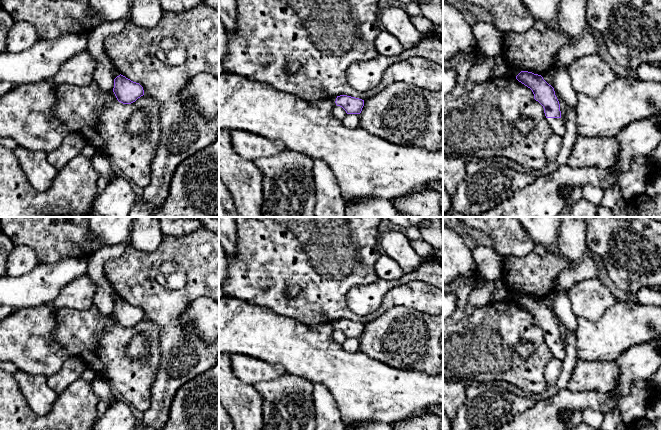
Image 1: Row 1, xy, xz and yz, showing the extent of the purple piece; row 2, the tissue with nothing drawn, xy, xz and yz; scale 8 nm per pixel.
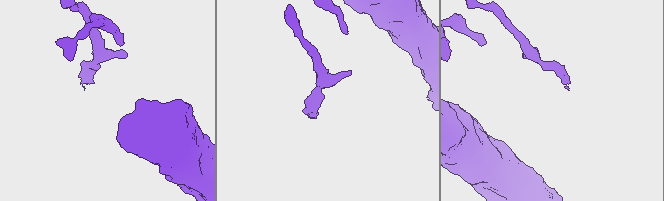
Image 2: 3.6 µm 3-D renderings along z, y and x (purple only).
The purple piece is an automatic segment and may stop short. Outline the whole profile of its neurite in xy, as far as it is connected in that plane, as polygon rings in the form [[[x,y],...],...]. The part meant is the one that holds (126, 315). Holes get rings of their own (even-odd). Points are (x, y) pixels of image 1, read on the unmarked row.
[[[123,299],[114,303],[113,316],[117,324],[123,328],[131,328],[144,319],[143,311]]]

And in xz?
[[[347,319],[333,320],[330,323],[333,330],[342,331],[347,338],[360,338],[364,330],[364,324]]]

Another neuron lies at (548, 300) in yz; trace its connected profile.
[[[553,291],[551,293],[549,293],[548,295],[546,295],[545,297],[541,298],[541,300],[543,301],[543,303],[554,312],[553,306],[554,306],[554,299],[556,296],[556,292]]]

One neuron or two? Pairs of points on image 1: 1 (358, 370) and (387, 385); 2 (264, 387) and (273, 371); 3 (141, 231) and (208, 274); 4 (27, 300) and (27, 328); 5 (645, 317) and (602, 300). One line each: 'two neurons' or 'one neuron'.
1: one neuron
2: two neurons
3: two neurons
4: two neurons
5: two neurons

